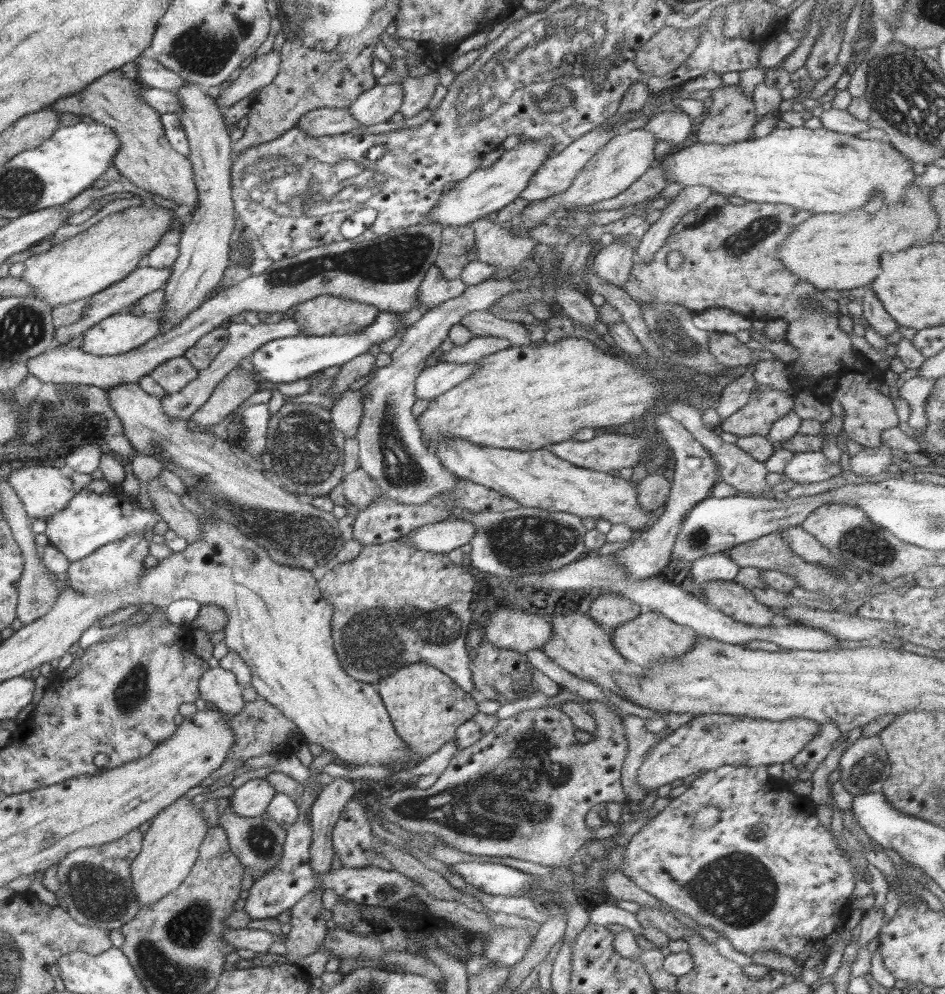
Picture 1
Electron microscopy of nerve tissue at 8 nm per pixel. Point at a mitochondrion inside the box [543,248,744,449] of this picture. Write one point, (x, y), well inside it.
(674, 331)

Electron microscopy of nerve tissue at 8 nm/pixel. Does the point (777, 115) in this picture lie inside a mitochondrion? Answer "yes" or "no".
no

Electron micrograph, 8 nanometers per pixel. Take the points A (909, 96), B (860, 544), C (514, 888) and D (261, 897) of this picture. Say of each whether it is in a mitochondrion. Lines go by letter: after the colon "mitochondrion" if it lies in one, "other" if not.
A: mitochondrion
B: mitochondrion
C: other
D: other

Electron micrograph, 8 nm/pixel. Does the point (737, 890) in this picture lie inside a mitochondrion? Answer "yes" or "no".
yes

